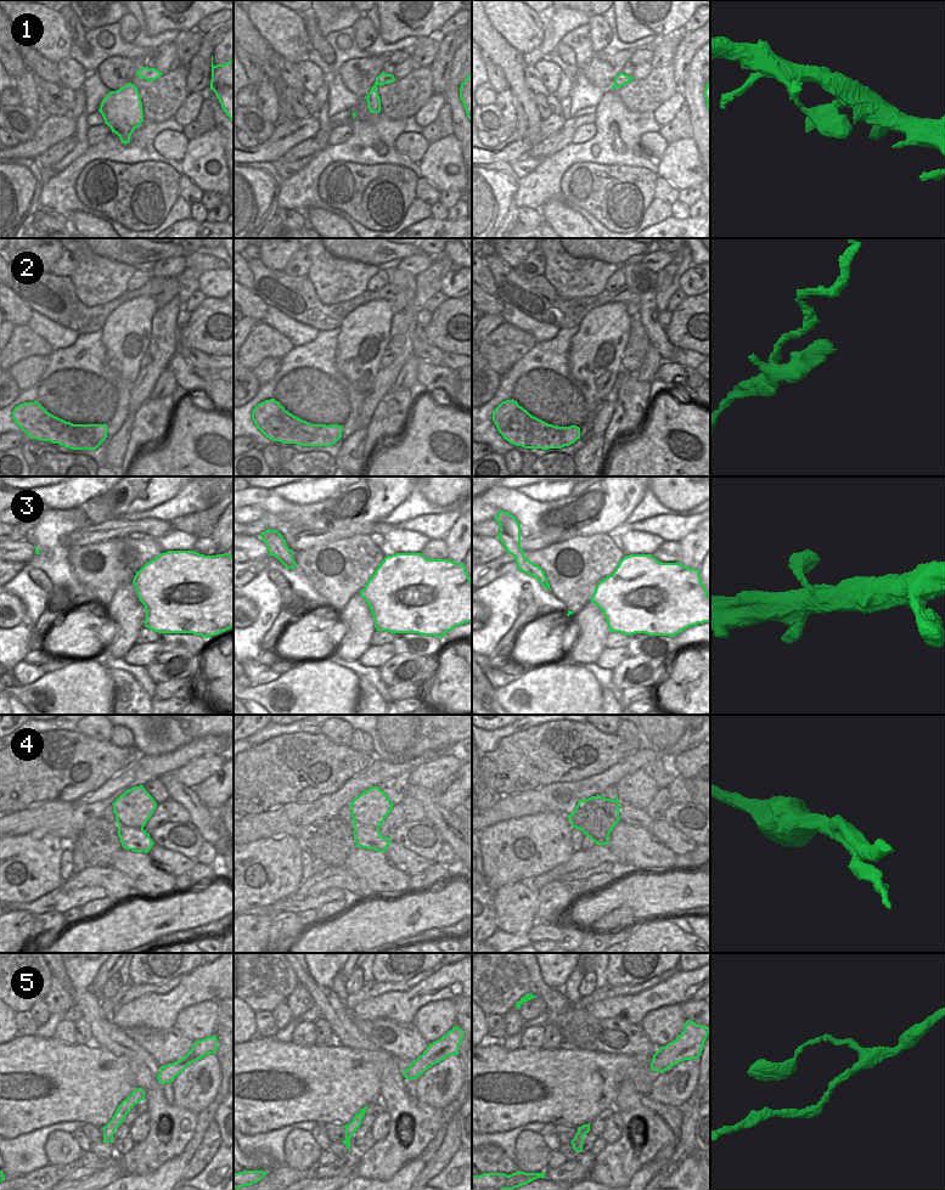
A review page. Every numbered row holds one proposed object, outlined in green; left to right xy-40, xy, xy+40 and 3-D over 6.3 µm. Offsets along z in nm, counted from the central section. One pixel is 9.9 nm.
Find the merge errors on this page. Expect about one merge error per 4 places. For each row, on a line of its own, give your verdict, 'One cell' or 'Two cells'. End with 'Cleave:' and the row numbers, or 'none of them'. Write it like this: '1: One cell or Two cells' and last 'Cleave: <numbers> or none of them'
1: One cell
2: One cell
3: One cell
4: Two cells
5: One cell
Cleave: 4.

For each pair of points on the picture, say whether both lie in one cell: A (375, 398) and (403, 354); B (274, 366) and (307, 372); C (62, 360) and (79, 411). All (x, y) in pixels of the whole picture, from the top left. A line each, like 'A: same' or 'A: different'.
A: same
B: different
C: same

